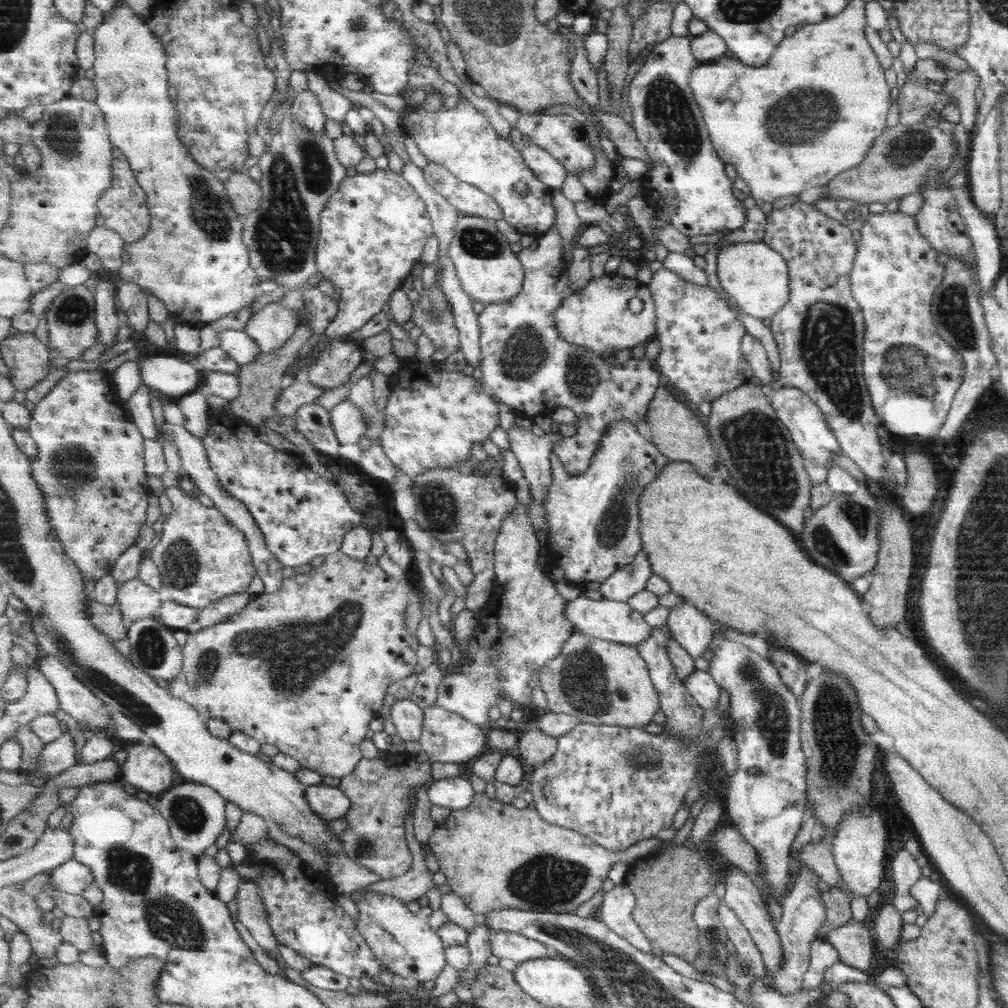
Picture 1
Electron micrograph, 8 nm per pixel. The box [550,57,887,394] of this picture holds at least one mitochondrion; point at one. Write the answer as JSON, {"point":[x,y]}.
{"point":[813,112]}

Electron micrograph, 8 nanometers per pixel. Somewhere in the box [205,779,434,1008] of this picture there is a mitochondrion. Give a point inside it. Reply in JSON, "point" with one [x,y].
{"point":[365,846]}

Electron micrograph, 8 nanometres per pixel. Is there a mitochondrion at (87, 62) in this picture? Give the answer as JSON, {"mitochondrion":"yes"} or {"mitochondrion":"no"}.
{"mitochondrion":"no"}

